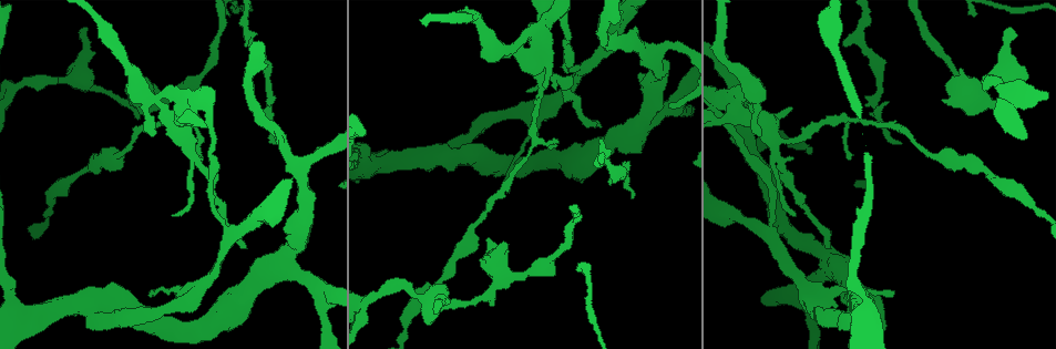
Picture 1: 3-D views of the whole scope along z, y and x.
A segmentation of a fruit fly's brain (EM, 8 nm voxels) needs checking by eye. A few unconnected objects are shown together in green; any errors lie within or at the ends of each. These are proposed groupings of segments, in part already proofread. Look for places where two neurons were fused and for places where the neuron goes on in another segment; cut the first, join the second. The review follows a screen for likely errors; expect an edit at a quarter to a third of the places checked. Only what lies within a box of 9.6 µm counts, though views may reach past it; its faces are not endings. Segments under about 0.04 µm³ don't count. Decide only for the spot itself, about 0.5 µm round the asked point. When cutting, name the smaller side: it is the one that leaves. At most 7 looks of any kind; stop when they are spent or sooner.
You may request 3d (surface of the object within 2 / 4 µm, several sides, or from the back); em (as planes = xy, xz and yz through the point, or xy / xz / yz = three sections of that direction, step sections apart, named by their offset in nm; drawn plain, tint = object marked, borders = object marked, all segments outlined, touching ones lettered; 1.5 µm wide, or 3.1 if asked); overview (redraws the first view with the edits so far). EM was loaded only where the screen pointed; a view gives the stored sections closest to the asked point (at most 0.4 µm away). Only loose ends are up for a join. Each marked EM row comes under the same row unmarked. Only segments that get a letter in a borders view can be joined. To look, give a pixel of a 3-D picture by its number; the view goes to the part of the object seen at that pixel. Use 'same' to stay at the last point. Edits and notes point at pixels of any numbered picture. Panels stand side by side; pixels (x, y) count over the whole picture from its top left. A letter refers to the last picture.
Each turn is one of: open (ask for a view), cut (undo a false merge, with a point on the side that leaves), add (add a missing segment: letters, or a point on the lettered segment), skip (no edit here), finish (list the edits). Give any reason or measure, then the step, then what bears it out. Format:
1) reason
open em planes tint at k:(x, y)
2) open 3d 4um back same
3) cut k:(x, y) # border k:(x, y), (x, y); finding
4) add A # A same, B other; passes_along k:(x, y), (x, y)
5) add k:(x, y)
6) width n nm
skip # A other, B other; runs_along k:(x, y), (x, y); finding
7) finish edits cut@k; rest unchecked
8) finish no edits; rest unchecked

branch stops here
open 3d 4um at 1:(851, 158)

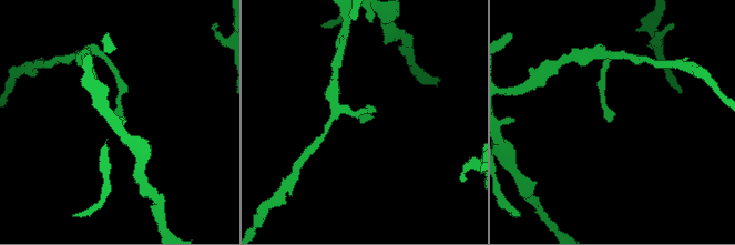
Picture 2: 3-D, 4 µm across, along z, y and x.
need the tissue
open em xy step 8 borders at 2:(610, 119)

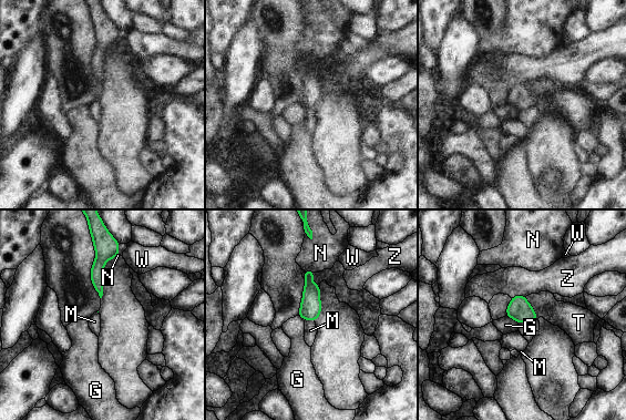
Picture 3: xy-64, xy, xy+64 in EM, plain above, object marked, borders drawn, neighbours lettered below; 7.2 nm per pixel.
longest_contact T 180 nm
skip # G other, M other, N other, T other, W other, Z other; border 3:(525, 297), (537, 318); none of them fits

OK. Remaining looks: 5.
tapers out
open em xz step 8 borders at 1:(795, 215)

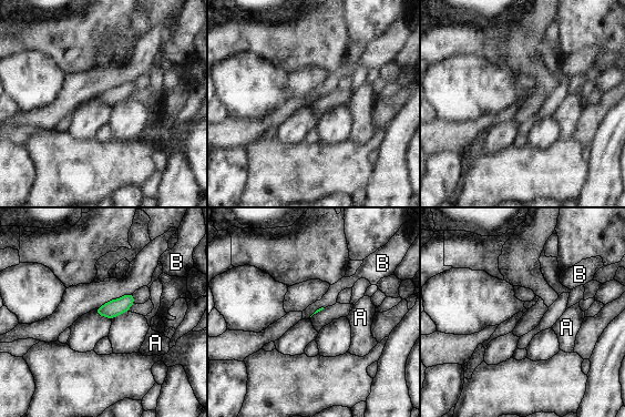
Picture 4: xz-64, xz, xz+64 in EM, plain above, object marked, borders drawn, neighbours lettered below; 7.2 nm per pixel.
open em planes borders same

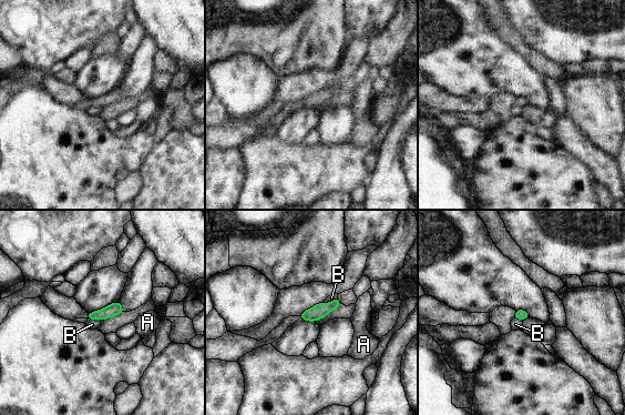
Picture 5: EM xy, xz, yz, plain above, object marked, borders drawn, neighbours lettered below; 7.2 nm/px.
longest_contact B 100 nm
skip # A other, B other; border 5:(88, 319), (98, 319), (100, 321); none of them fits

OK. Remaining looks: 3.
a narrow waist
open em xy step 4 tint at 1:(162, 97)

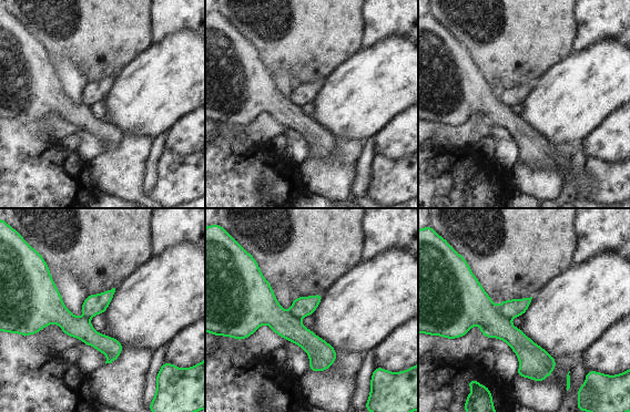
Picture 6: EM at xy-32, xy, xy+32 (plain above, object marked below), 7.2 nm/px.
open em planes borders same

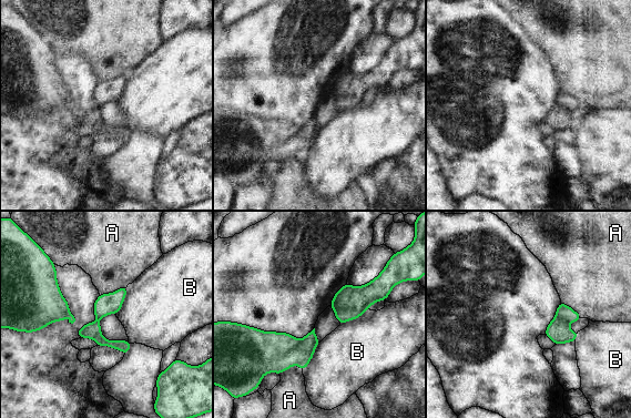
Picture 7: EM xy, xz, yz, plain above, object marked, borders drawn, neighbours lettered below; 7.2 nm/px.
cut 7:(250, 350) # A other, B other; border 7:(301, 339), (266, 371); a second neuron is stuck on

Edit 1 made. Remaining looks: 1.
finish edits cut@7; rest unchecked

